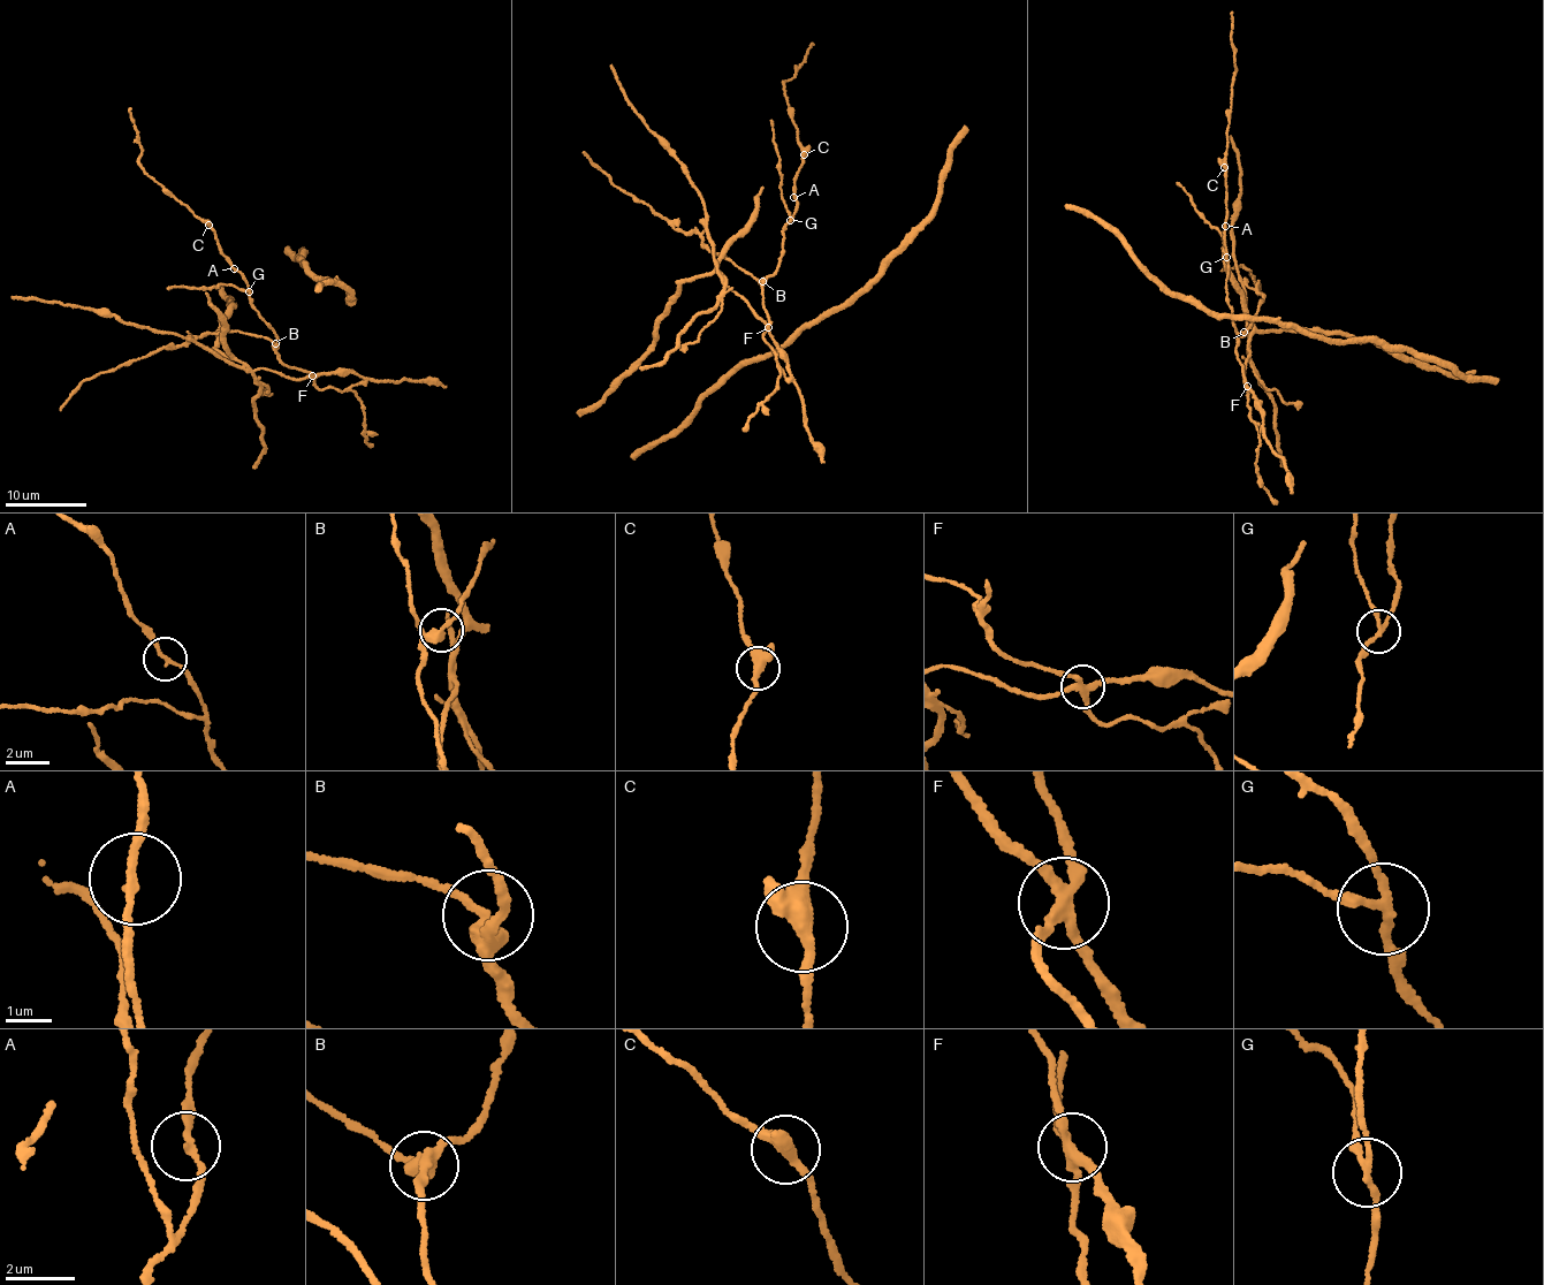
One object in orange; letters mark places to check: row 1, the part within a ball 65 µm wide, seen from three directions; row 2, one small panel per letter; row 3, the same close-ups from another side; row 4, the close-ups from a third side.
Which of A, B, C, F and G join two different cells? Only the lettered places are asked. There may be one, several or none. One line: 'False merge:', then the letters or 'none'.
False merge: B, F, G

